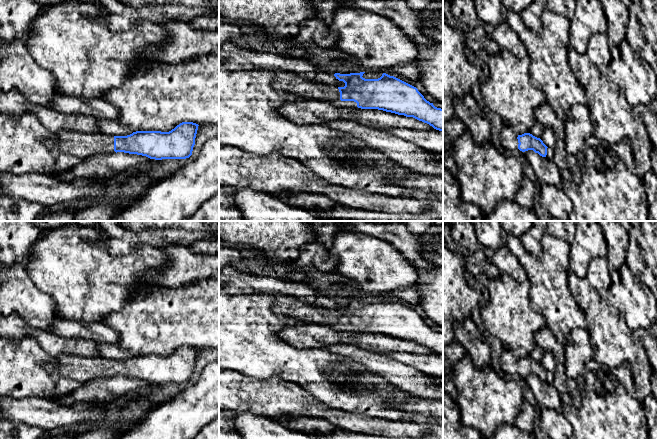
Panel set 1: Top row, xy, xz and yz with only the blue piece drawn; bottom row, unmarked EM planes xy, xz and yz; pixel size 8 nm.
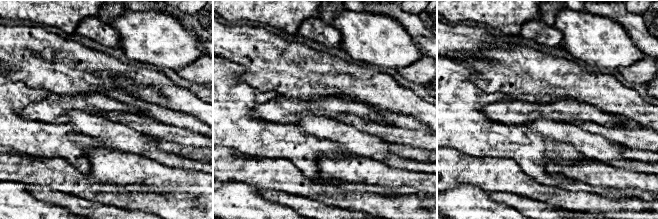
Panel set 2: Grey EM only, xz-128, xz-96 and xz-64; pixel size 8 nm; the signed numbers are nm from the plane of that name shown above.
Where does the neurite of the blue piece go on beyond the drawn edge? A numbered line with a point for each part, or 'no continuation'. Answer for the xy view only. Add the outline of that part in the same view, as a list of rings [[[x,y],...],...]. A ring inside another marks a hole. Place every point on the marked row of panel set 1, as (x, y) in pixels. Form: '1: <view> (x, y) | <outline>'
1: xy (79, 144) | [[[65,129],[54,135],[54,139],[44,141],[47,147],[54,152],[65,153],[81,159],[104,153],[115,153],[113,135],[102,132],[84,133]]]

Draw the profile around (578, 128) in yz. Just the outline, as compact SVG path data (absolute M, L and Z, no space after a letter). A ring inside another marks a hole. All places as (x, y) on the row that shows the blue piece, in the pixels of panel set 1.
M574 104L568 111L569 119L564 121L564 143L566 152L576 155L592 135L592 122L587 105Z

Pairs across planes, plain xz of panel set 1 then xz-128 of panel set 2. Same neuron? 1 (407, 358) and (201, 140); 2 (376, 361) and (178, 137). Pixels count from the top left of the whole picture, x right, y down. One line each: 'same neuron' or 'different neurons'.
1: same neuron
2: different neurons

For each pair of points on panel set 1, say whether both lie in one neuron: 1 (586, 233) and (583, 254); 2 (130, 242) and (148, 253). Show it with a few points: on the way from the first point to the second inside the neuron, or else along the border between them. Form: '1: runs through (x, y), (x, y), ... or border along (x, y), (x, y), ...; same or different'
1: runs through (586, 238), (584, 249); same
2: border along (158, 247), (141, 242), (128, 253), (116, 255); different

